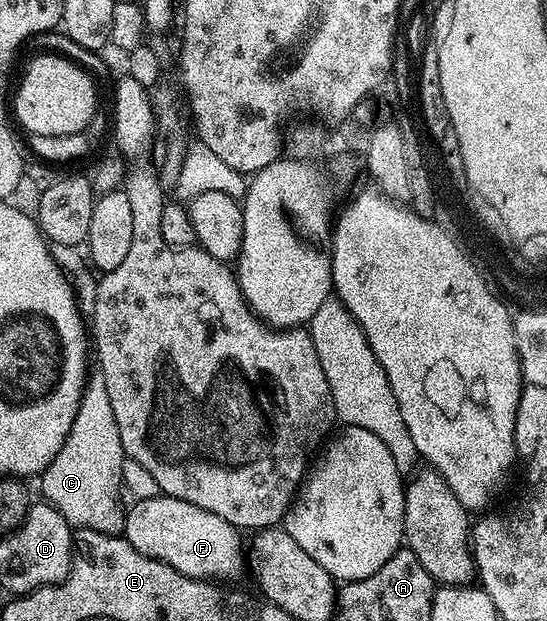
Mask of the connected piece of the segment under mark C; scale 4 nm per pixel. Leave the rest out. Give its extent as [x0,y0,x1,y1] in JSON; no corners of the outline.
[39,372,125,535]

